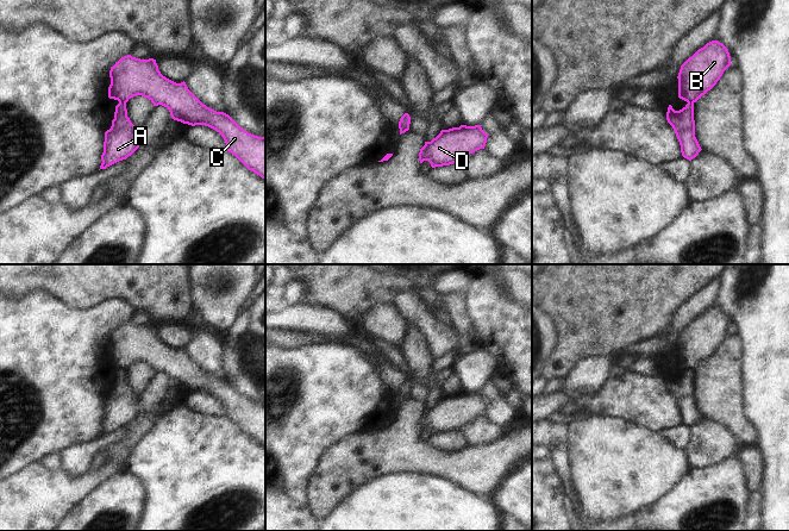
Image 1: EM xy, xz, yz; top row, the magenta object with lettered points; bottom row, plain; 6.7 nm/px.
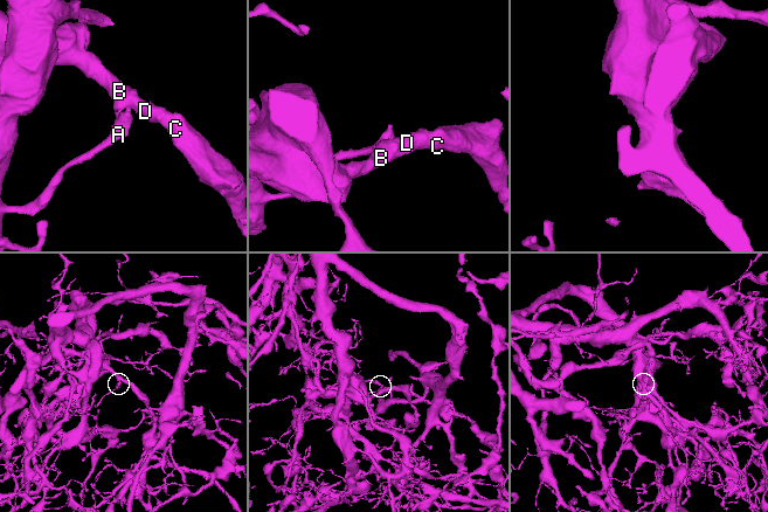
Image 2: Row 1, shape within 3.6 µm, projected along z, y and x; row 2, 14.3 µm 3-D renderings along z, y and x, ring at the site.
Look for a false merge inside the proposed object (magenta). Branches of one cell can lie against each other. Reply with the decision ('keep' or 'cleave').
cleave

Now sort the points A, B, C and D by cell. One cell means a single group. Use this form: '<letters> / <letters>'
A / B C D

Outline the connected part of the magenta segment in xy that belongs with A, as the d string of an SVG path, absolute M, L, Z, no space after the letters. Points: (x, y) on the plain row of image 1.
M125 369L115 373L112 393L105 399L104 419L100 436L126 426L139 414L139 394L136 394L127 383Z

